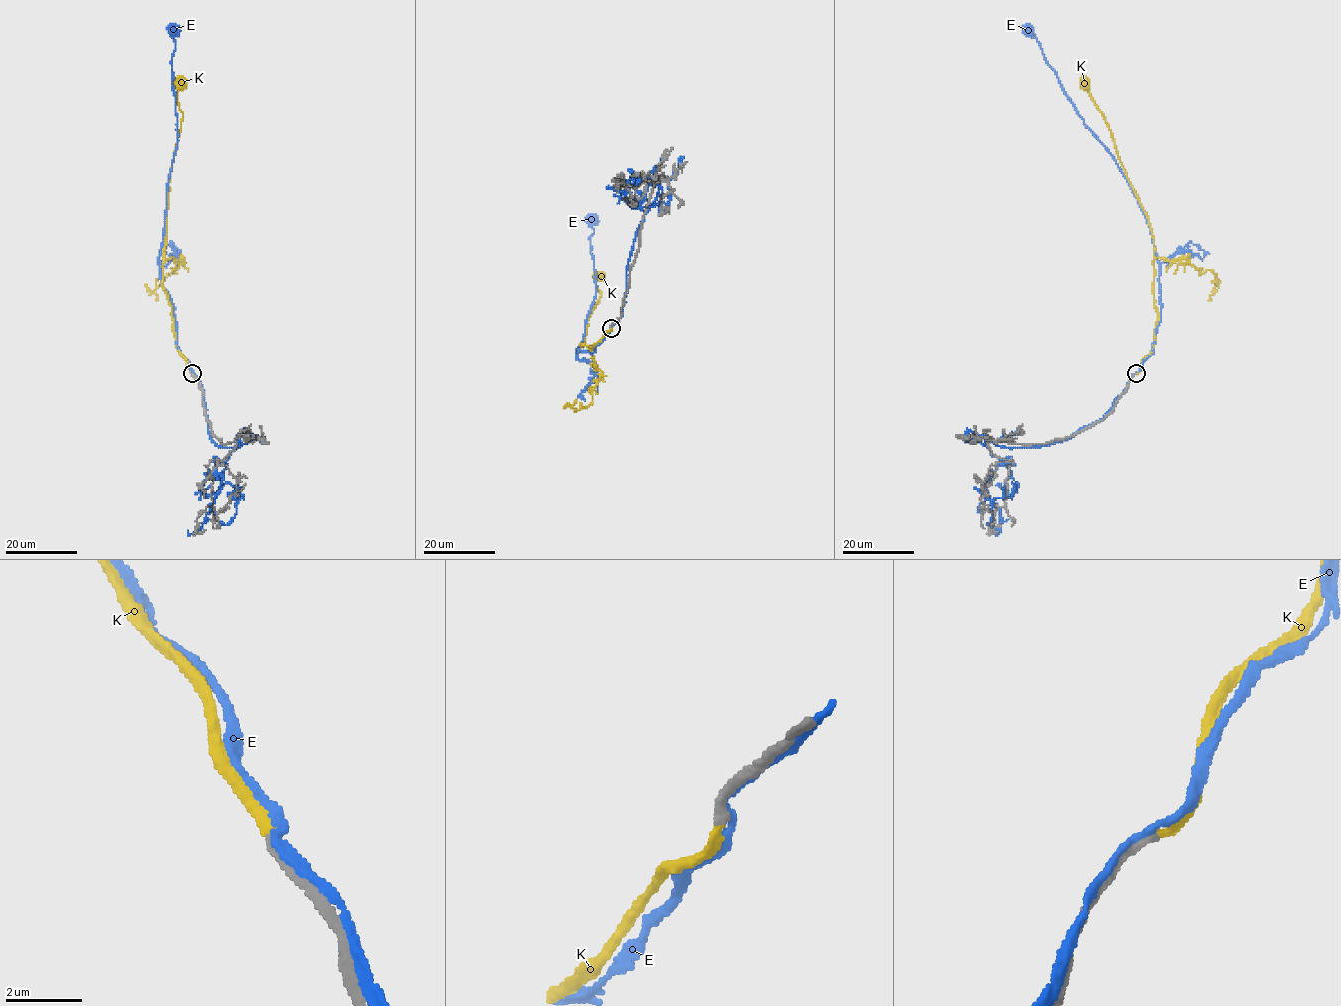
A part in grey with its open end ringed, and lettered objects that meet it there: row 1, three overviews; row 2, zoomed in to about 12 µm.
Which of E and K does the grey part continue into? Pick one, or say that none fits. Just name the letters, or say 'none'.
K

